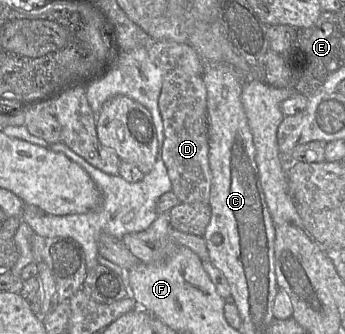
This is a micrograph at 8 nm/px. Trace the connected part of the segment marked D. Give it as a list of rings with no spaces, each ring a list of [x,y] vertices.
[[[151,41],[148,55],[162,73],[158,99],[164,130],[161,158],[167,169],[172,191],[183,203],[209,203],[212,175],[208,158],[207,92],[202,61],[189,44],[174,41]]]

